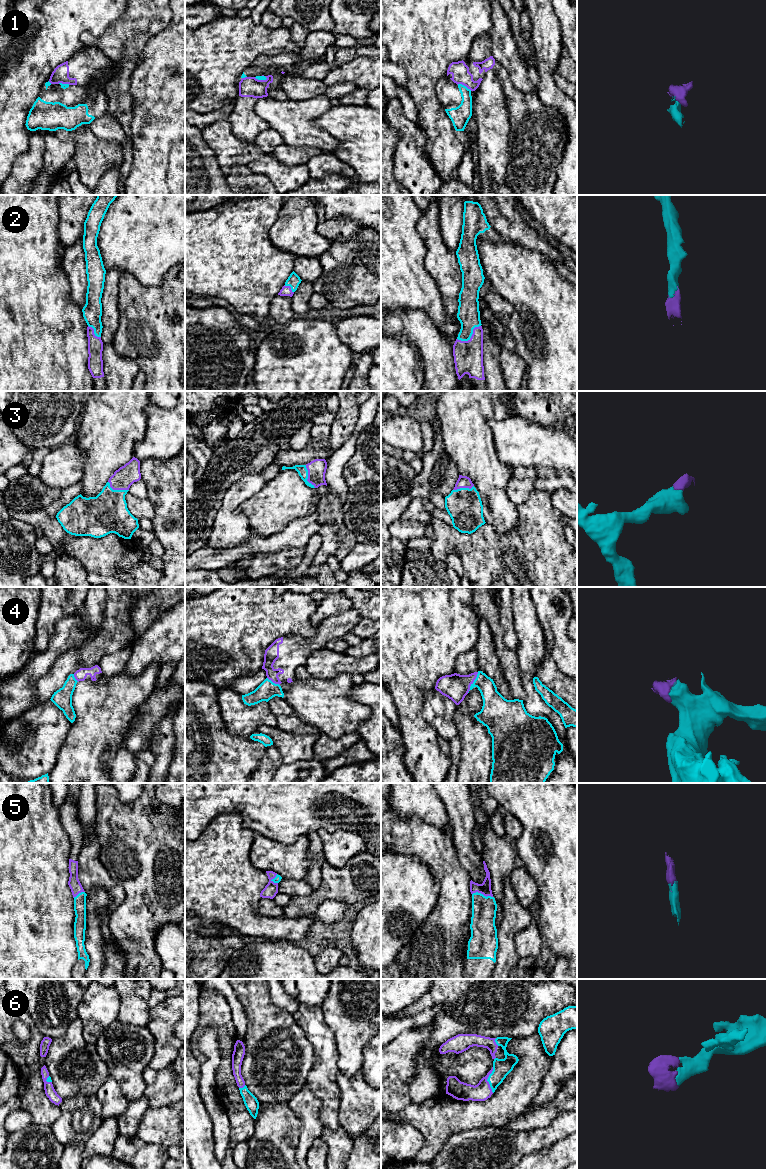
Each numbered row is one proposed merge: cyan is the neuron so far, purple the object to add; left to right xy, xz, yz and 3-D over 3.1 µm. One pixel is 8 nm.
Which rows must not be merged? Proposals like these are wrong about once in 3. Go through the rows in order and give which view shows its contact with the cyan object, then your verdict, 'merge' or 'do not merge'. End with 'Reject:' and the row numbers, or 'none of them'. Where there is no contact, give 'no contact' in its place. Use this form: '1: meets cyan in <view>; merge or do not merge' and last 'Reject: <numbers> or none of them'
1: meets cyan in yz; do not merge
2: meets cyan in yz; merge
3: meets cyan in xz; merge
4: meets cyan in yz; merge
5: meets cyan in yz; merge
6: meets cyan in yz; merge
Reject: 1

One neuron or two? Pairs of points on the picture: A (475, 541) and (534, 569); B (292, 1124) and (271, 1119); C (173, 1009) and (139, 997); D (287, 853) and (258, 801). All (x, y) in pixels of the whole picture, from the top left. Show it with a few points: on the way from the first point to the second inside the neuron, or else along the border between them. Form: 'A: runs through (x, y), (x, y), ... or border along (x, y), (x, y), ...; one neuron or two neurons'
A: runs through (490, 556), (494, 560), (519, 560); one neuron
B: runs through (287, 1124), (276, 1124); one neuron
C: border along (150, 1009), (150, 1021), (146, 1026); two neurons
D: border along (260, 834), (283, 843), (292, 843), (304, 835); two neurons

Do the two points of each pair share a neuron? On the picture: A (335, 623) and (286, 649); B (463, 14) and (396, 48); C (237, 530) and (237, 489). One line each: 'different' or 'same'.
A: same
B: same
C: same

